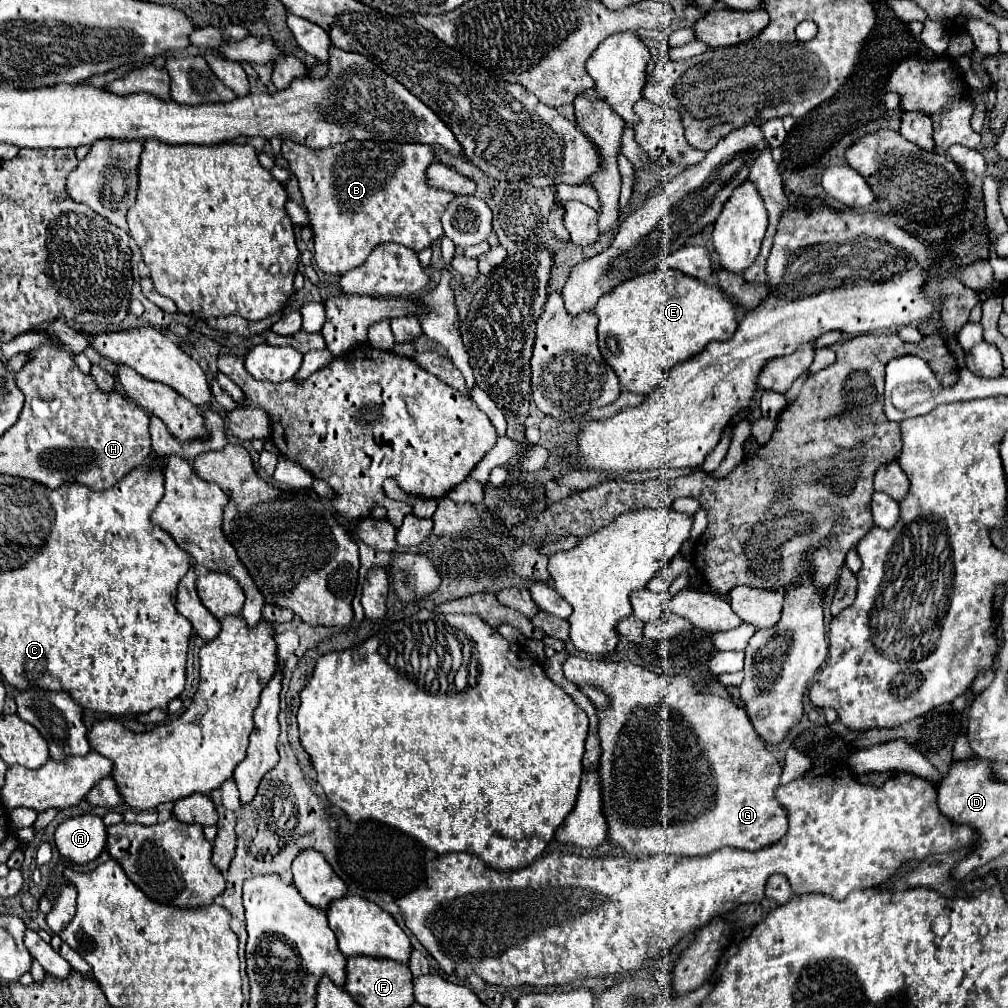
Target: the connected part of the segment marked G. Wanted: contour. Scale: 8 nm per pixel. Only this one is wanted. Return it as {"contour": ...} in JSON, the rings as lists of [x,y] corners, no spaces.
{"contour":[[[571,656],[563,664],[563,674],[579,690],[583,686],[597,686],[607,696],[605,708],[597,708],[595,704],[593,704],[593,708],[595,708],[595,714],[599,718],[597,734],[599,734],[599,742],[601,742],[601,756],[599,756],[599,766],[597,766],[599,784],[601,784],[601,798],[603,798],[601,810],[603,810],[603,816],[607,820],[609,840],[615,848],[627,852],[631,858],[647,858],[647,856],[665,854],[665,852],[675,854],[675,856],[701,858],[701,856],[709,856],[711,852],[715,852],[723,846],[733,846],[733,848],[741,848],[741,850],[761,850],[767,844],[777,842],[787,832],[787,814],[785,814],[783,806],[777,804],[777,800],[773,796],[775,788],[779,786],[781,766],[779,766],[777,758],[765,748],[761,738],[755,734],[755,730],[753,730],[753,726],[751,726],[751,722],[741,706],[737,706],[737,704],[733,704],[717,694],[695,690],[695,682],[687,674],[673,674],[673,676],[655,674],[655,672],[649,672],[649,670],[629,662],[629,660],[607,662],[607,660],[599,660],[599,658]]]}

